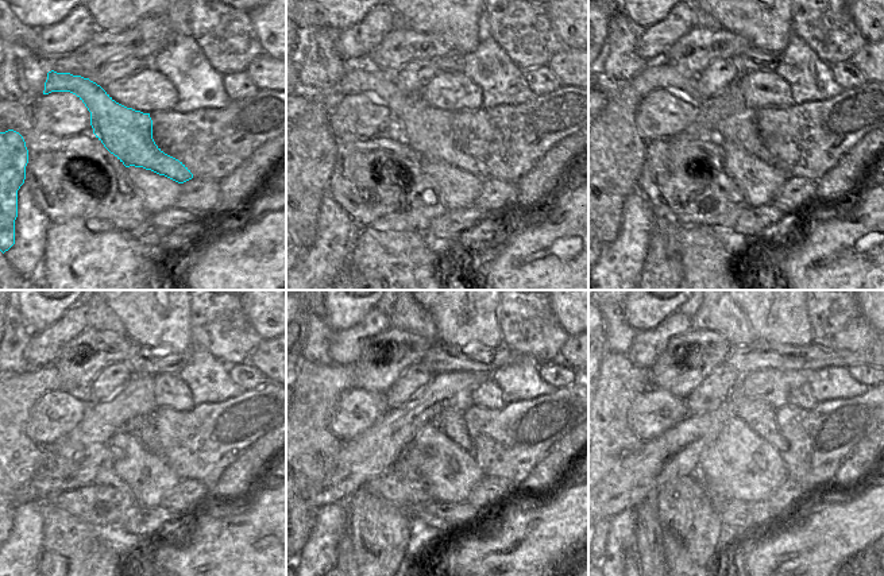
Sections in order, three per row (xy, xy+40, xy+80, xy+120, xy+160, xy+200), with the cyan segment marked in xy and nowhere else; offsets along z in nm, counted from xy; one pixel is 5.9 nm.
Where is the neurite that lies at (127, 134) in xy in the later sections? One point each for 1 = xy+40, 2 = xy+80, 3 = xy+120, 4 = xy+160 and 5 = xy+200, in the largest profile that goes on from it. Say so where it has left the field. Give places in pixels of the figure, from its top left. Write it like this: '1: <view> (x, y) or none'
1: xy+40 (428, 131)
2: xy+80 (616, 153)
3: xy+120 (11, 457)
4: xy+160 (313, 449)
5: xy+200 (620, 382)

